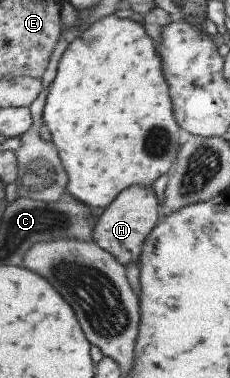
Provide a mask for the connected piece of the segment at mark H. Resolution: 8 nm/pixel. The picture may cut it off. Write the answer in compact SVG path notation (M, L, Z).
M134 184L125 187L99 215L93 227L93 242L111 253L125 269L130 262L137 263L141 245L160 219L159 215L156 195L150 186Z

